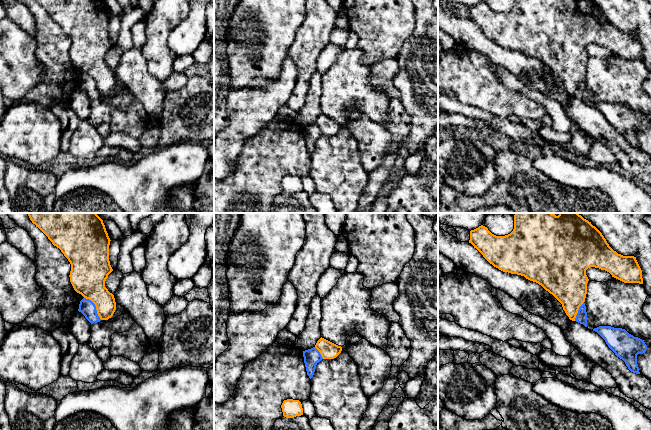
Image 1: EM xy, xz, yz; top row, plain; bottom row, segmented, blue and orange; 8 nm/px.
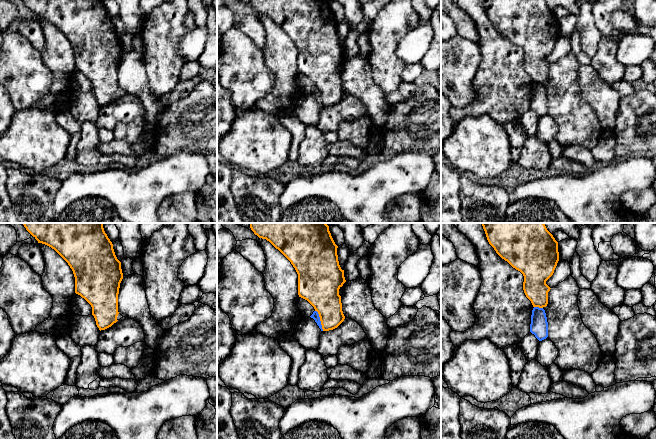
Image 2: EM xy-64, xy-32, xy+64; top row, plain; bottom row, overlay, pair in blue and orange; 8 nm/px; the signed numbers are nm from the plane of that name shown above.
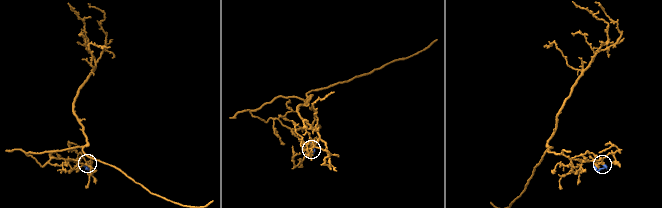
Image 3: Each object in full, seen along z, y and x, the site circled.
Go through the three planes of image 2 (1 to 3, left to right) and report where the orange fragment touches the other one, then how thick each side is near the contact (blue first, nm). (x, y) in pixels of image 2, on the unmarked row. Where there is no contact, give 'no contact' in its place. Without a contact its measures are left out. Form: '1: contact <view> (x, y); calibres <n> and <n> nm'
1: no contact
2: contact xy-32 (319, 96); calibres 60 and 280 nm
3: contact xy+64 (538, 83); calibres 140 and 190 nm

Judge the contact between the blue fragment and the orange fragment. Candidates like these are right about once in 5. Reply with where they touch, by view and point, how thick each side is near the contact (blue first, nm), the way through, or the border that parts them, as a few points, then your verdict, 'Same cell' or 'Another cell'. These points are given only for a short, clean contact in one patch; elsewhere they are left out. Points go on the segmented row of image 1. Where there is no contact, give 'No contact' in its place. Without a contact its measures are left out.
Touches blue at xy (95, 307). Thickness 120 nm (blue) against 280 nm. Boundary: xy (84, 297), (94, 304), (96, 313), (101, 319). Another cell

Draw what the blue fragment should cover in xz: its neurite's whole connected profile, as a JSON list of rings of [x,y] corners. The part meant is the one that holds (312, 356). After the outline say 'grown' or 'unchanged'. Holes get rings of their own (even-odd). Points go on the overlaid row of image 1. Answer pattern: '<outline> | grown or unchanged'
[[[315,348],[303,351],[304,363],[307,375],[311,379],[314,375],[316,365],[323,359],[320,352]]] | unchanged

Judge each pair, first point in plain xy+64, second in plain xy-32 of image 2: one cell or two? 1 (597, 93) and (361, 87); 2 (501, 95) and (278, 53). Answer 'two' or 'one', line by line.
1: one
2: one

